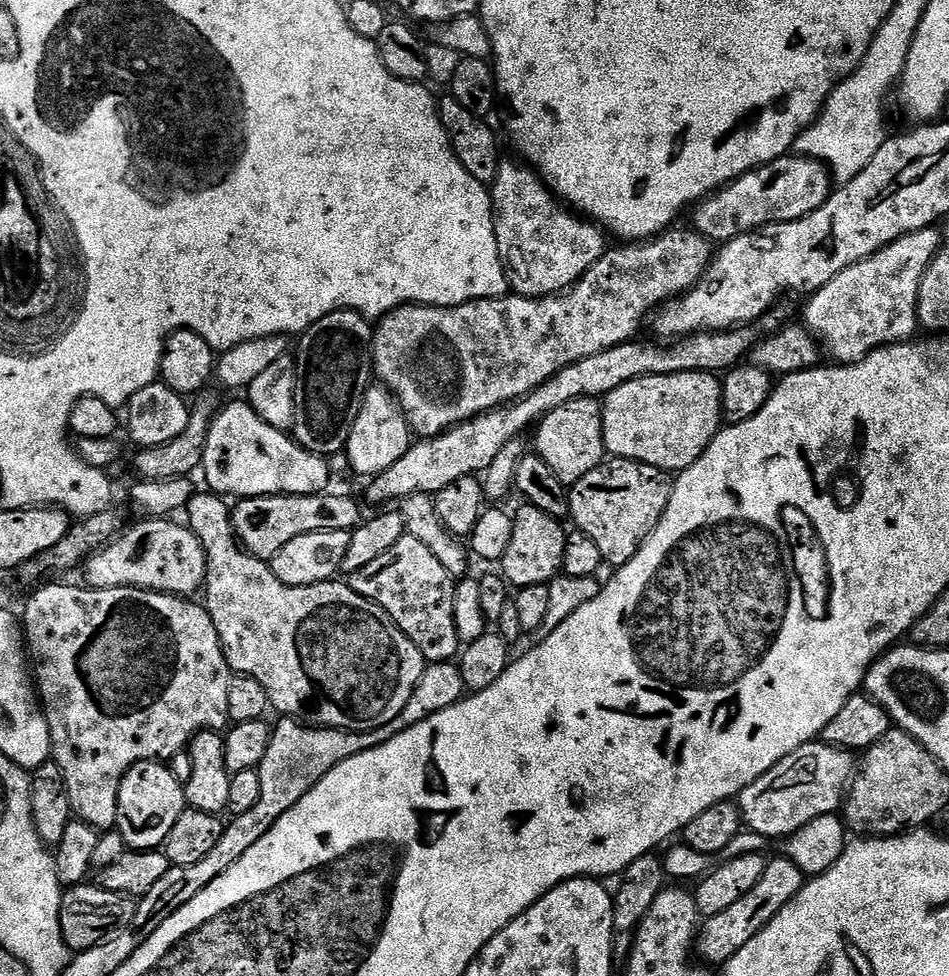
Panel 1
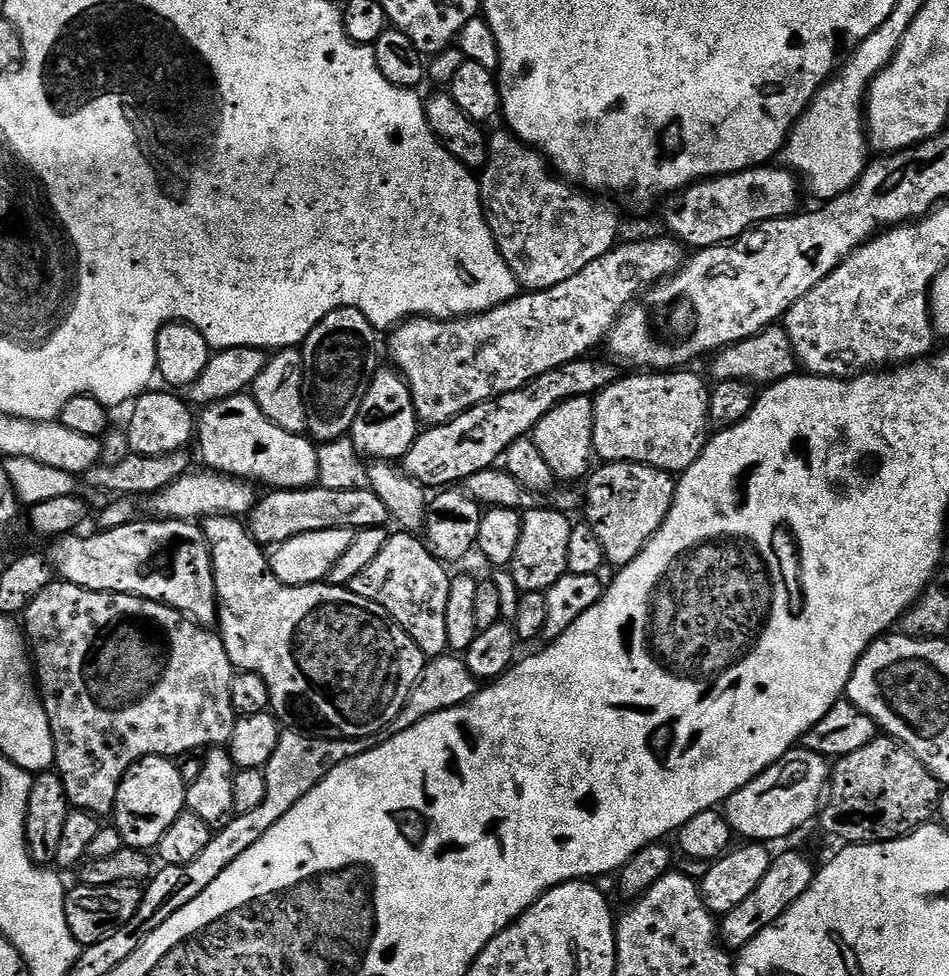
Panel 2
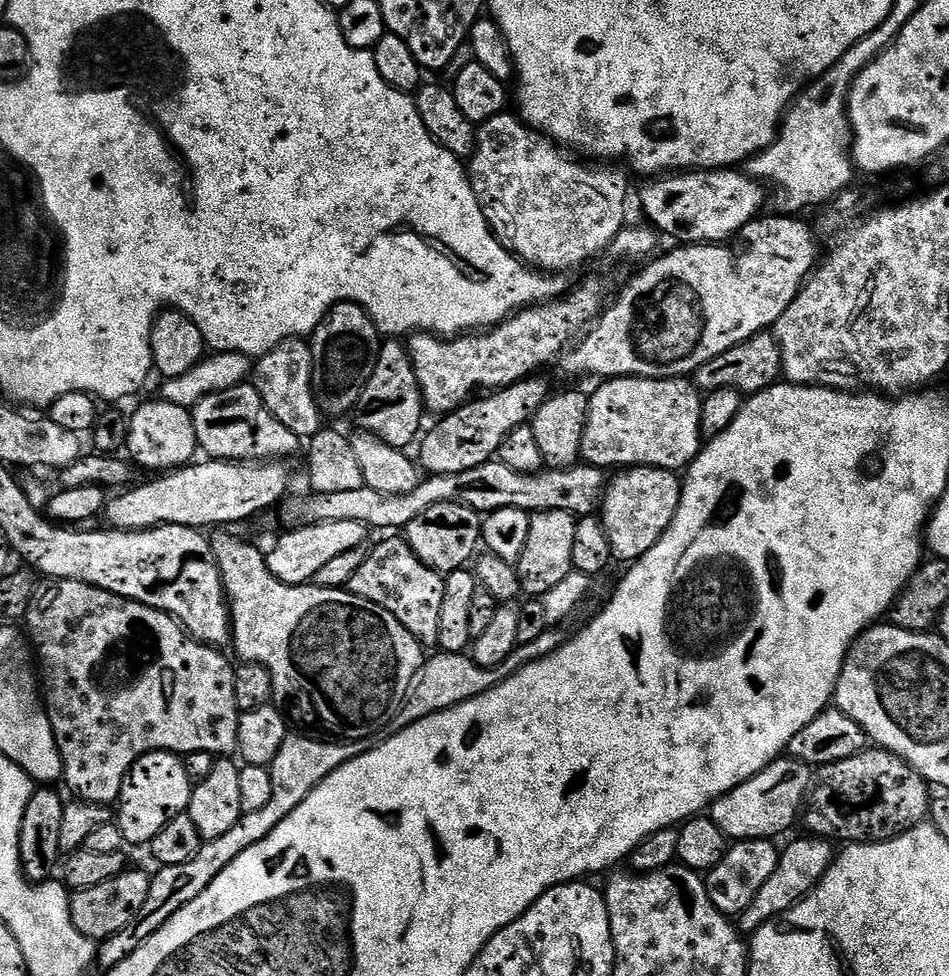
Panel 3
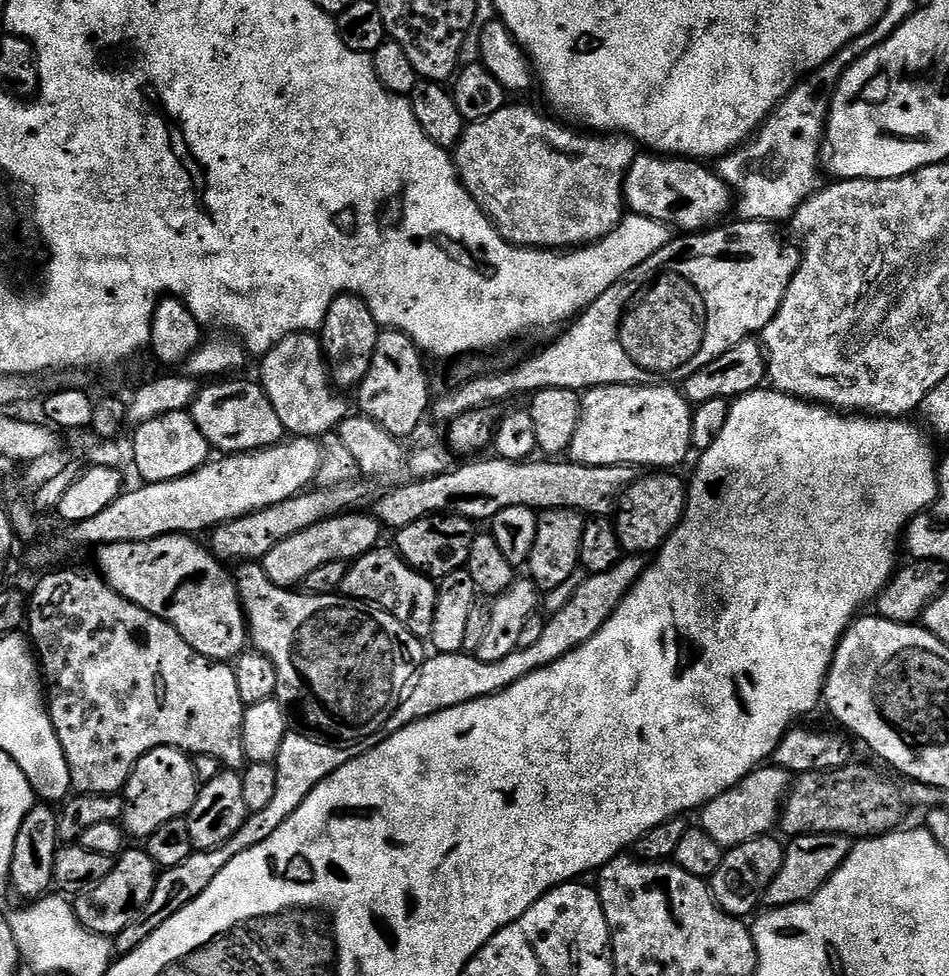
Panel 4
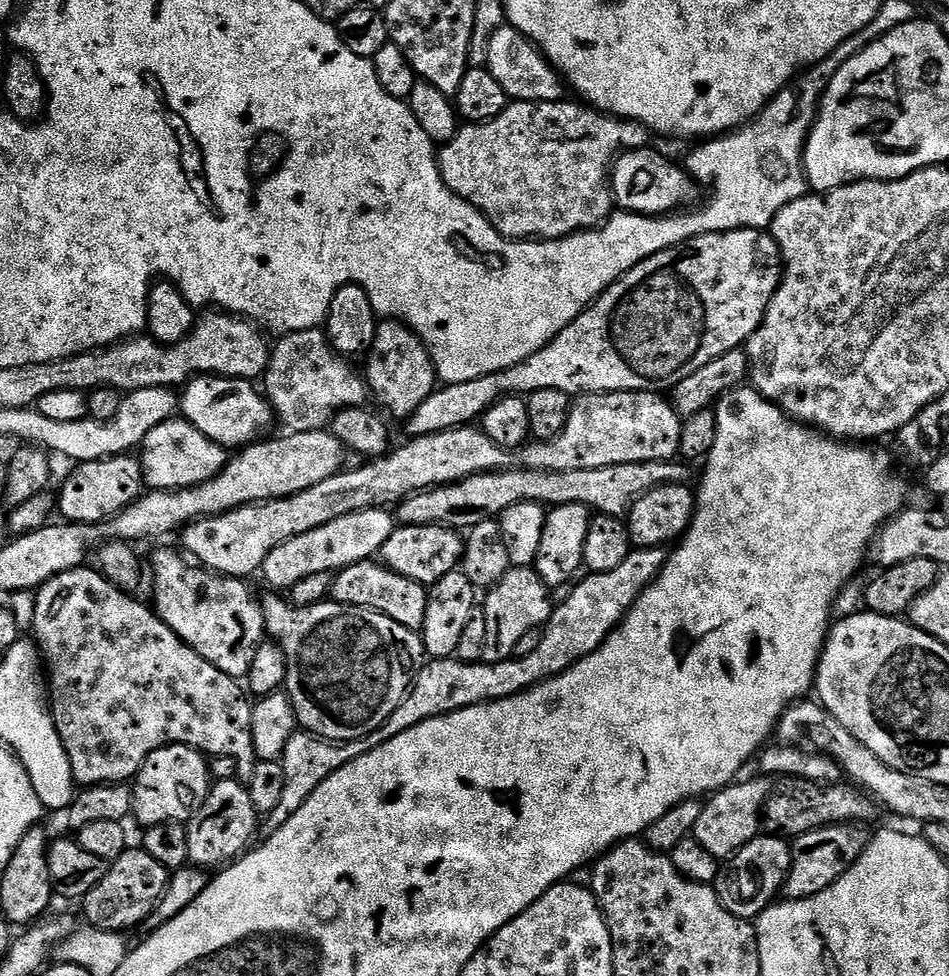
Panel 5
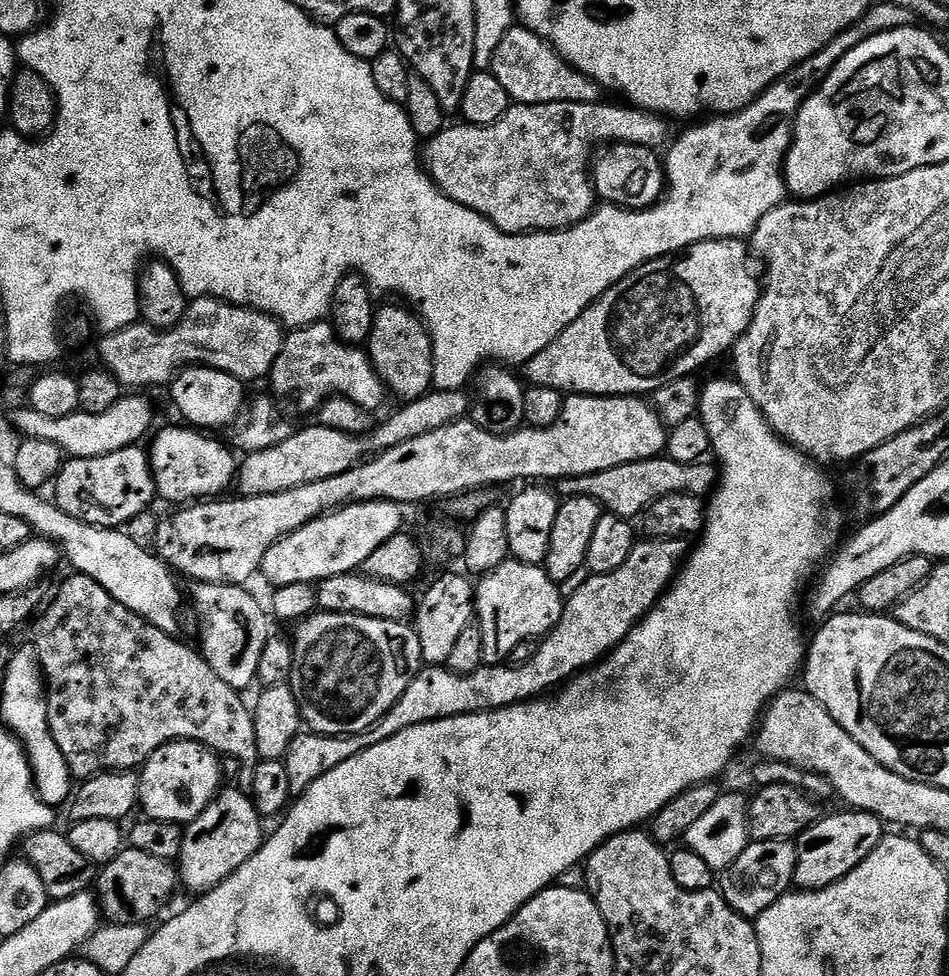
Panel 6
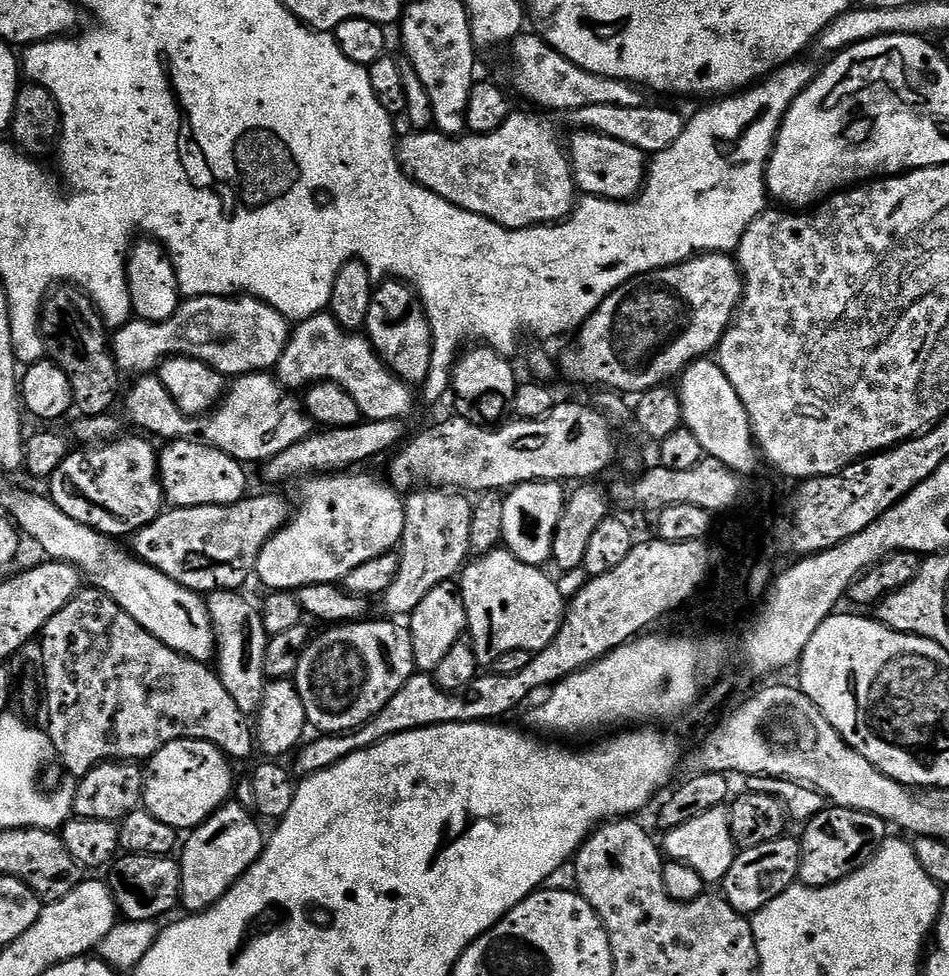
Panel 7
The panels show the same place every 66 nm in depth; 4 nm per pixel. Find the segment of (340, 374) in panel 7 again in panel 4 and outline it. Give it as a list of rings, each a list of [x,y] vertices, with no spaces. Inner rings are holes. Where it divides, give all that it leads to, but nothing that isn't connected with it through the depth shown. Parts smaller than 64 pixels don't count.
[[[295,332],[282,338],[282,342],[267,352],[259,364],[258,383],[266,398],[270,398],[270,406],[274,406],[285,433],[293,437],[324,438],[331,428],[332,431],[339,429],[344,417],[349,415],[348,400],[344,397],[347,395],[334,387],[324,351],[313,333]]]

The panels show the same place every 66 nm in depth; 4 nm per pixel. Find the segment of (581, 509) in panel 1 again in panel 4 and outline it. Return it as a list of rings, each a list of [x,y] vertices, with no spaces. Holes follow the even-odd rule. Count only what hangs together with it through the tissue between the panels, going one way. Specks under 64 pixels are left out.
[[[644,474],[624,489],[614,516],[621,549],[628,554],[652,554],[684,518],[686,484],[676,474]]]

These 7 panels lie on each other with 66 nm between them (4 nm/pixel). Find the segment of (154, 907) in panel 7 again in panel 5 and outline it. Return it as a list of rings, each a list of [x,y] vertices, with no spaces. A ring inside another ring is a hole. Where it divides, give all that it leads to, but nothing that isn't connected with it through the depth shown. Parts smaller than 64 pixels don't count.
[[[132,846],[121,854],[118,859],[111,861],[106,878],[94,886],[82,897],[84,916],[93,928],[101,928],[107,932],[127,933],[127,928],[136,928],[147,921],[156,910],[156,903],[168,885],[170,869],[162,866],[162,862],[150,858],[143,847]]]

